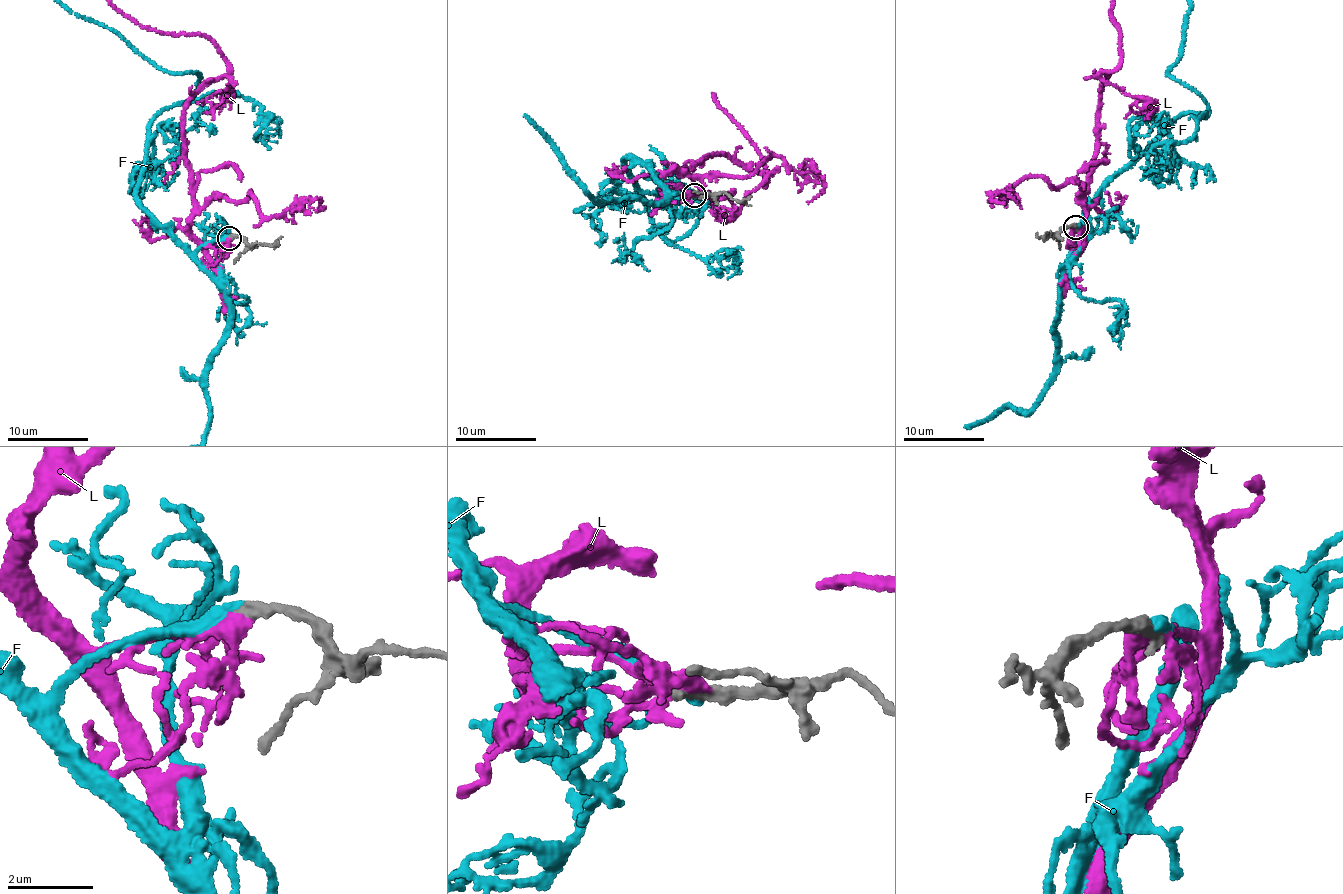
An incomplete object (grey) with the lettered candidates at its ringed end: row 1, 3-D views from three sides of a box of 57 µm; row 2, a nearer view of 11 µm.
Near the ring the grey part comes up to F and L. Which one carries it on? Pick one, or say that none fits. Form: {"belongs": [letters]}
{"belongs": ["L"]}

